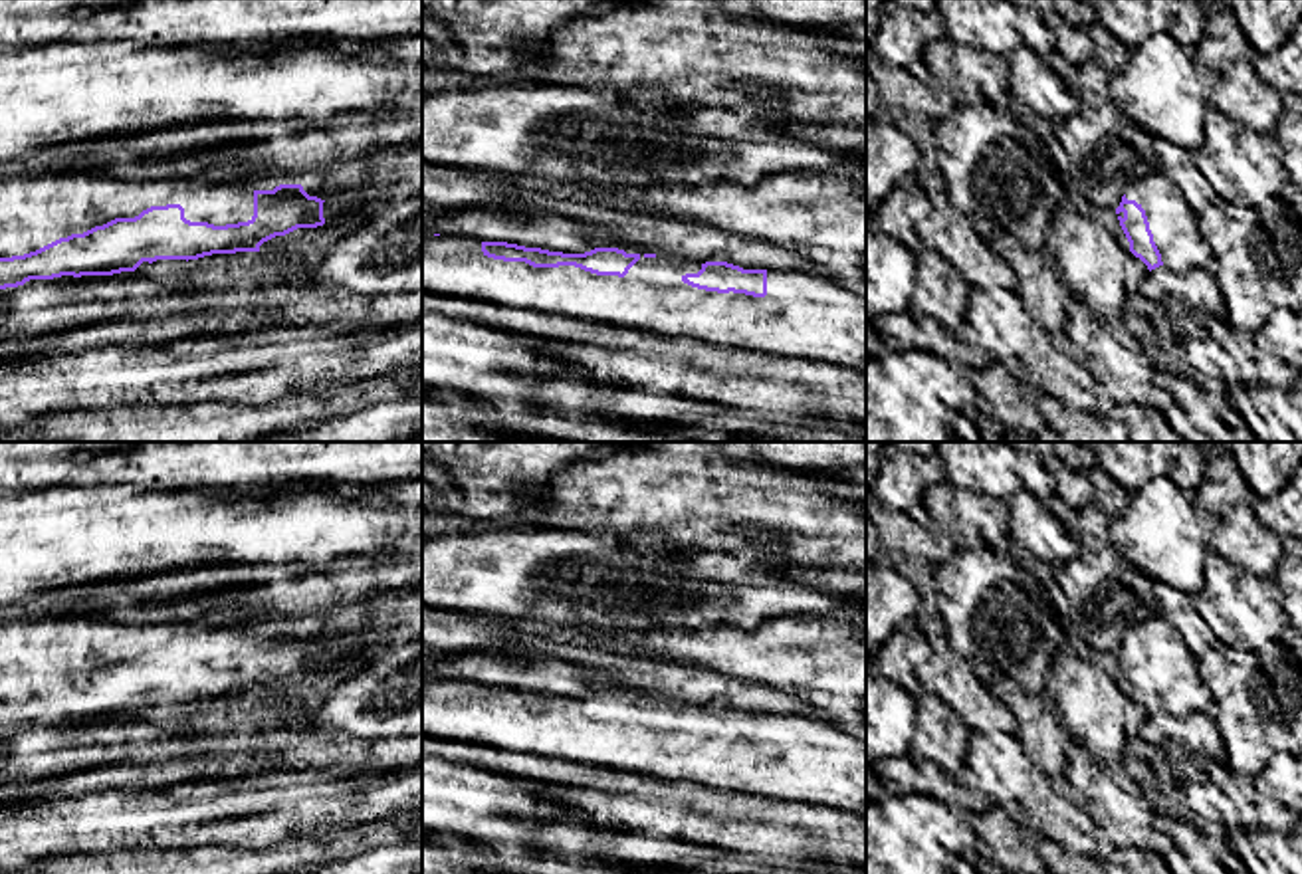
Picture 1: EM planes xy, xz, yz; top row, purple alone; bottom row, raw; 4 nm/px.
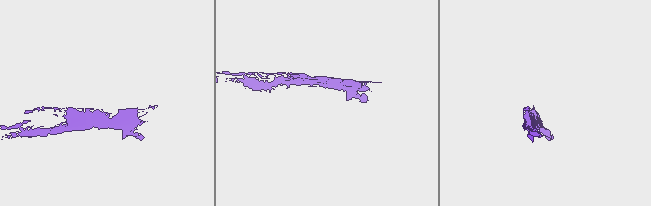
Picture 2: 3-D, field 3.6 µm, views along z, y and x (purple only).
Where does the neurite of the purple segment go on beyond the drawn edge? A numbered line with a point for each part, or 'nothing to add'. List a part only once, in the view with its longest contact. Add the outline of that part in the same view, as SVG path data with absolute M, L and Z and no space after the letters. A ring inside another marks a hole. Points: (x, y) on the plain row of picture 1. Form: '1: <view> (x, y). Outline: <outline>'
1: xy (34, 653). Outline: M10 614L0 622L0 702L24 700L59 682L166 648L180 648L190 666L226 670L252 664L254 634L200 622L137 626L83 614Z

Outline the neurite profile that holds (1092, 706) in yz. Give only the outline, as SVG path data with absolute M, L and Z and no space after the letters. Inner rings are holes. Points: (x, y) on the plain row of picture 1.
M1056 652L1042 694L1094 763L1124 761L1126 710L1134 698L1104 670L1074 652Z

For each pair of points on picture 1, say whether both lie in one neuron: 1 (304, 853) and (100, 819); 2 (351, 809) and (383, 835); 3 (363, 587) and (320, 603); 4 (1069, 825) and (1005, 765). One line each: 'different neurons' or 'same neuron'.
1: different neurons
2: different neurons
3: same neuron
4: same neuron

